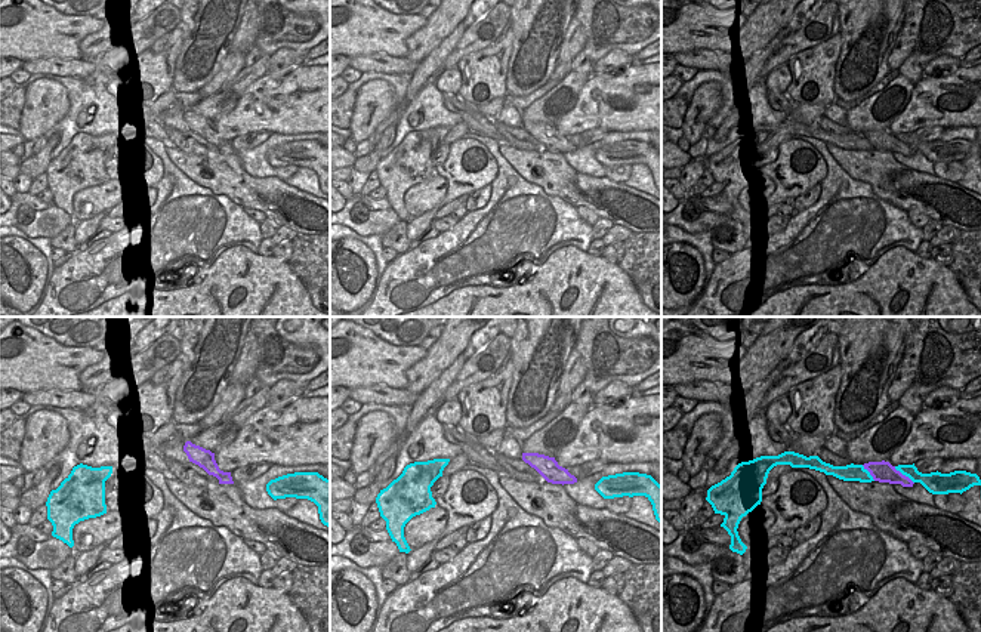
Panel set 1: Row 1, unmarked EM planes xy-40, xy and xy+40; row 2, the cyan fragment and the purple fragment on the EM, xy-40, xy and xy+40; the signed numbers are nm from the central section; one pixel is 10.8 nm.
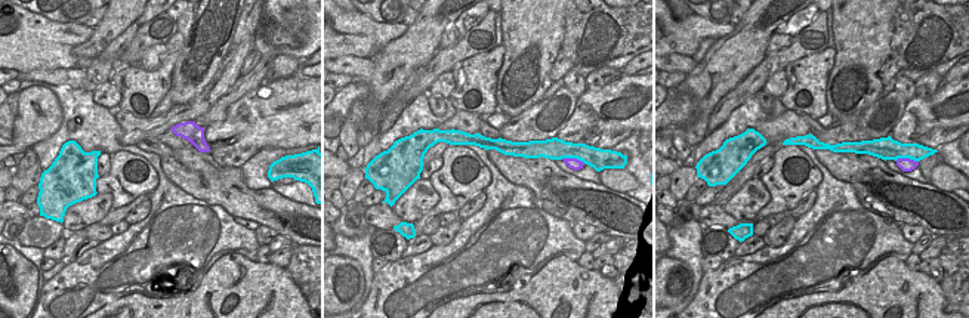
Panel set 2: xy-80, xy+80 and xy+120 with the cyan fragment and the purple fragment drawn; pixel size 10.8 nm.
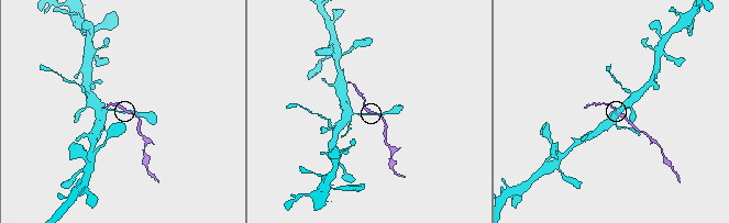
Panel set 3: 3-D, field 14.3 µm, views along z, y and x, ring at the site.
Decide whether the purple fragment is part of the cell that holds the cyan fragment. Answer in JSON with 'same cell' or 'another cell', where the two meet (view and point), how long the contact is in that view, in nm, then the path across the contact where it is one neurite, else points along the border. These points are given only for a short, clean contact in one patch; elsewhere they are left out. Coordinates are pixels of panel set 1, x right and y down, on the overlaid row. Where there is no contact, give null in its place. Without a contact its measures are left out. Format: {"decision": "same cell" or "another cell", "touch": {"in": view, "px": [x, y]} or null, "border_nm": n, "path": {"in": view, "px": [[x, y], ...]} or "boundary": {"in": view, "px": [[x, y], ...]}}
{"decision": "another cell", "touch": {"in": "xy+40", "px": [904, 474]}, "border_nm": 280}

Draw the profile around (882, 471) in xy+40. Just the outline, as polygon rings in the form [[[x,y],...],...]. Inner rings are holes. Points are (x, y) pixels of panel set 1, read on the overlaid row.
[[[869,462],[863,465],[870,472],[874,481],[901,484],[903,487],[913,487],[913,481],[895,469],[889,462]]]

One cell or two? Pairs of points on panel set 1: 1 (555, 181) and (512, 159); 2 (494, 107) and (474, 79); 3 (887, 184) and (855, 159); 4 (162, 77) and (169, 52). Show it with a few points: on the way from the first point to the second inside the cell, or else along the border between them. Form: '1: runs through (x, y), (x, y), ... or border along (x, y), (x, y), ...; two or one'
1: runs through (546, 170), (540, 165), (523, 162); one
2: border along (503, 96), (496, 96), (478, 107); two
3: runs through (879, 176), (869, 166), (863, 166); one
4: runs through (162, 71), (162, 64), (166, 58); one

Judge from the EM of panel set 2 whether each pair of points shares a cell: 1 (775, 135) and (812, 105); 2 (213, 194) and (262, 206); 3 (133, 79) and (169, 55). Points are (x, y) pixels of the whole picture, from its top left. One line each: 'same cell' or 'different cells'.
1: different cells
2: same cell
3: same cell

